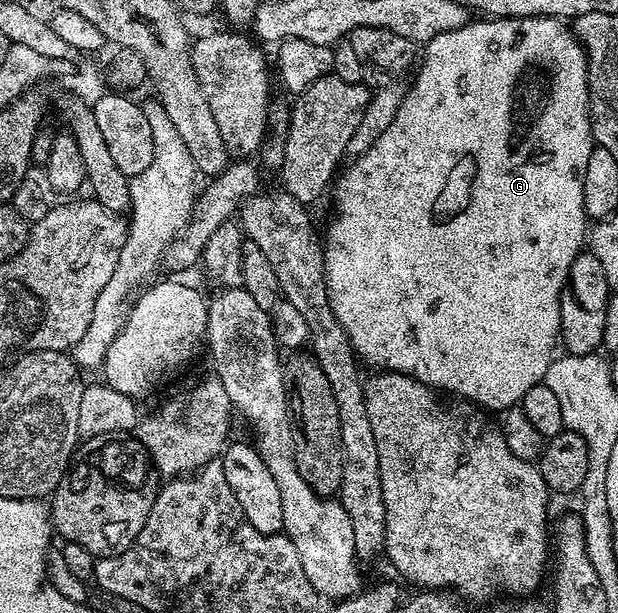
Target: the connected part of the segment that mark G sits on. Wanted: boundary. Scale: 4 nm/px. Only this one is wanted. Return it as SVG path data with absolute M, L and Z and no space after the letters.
M534 16L533 18L509 18L501 20L498 18L475 18L465 26L457 30L449 30L437 34L428 40L425 45L427 51L427 61L423 65L418 65L419 73L415 76L411 88L406 89L401 106L389 122L385 134L377 138L375 147L365 150L365 154L354 157L338 173L337 179L333 184L335 192L335 217L331 220L331 225L327 228L327 242L323 249L323 265L325 266L325 278L327 279L327 293L329 302L333 306L333 314L337 314L337 322L349 334L349 342L355 348L355 355L359 357L364 365L372 364L372 369L386 370L388 372L400 372L406 376L414 376L423 384L428 384L433 389L442 390L455 398L462 398L483 410L506 410L514 408L522 401L523 396L533 386L544 383L547 371L551 365L553 357L556 355L557 341L559 334L559 303L563 287L567 285L569 278L569 266L578 258L579 253L584 251L587 233L589 231L589 217L583 205L583 183L585 182L585 166L589 166L589 154L595 149L595 135L591 133L591 95L589 94L589 78L587 77L587 55L583 45L575 37L574 31L567 28L562 19L553 16Z

